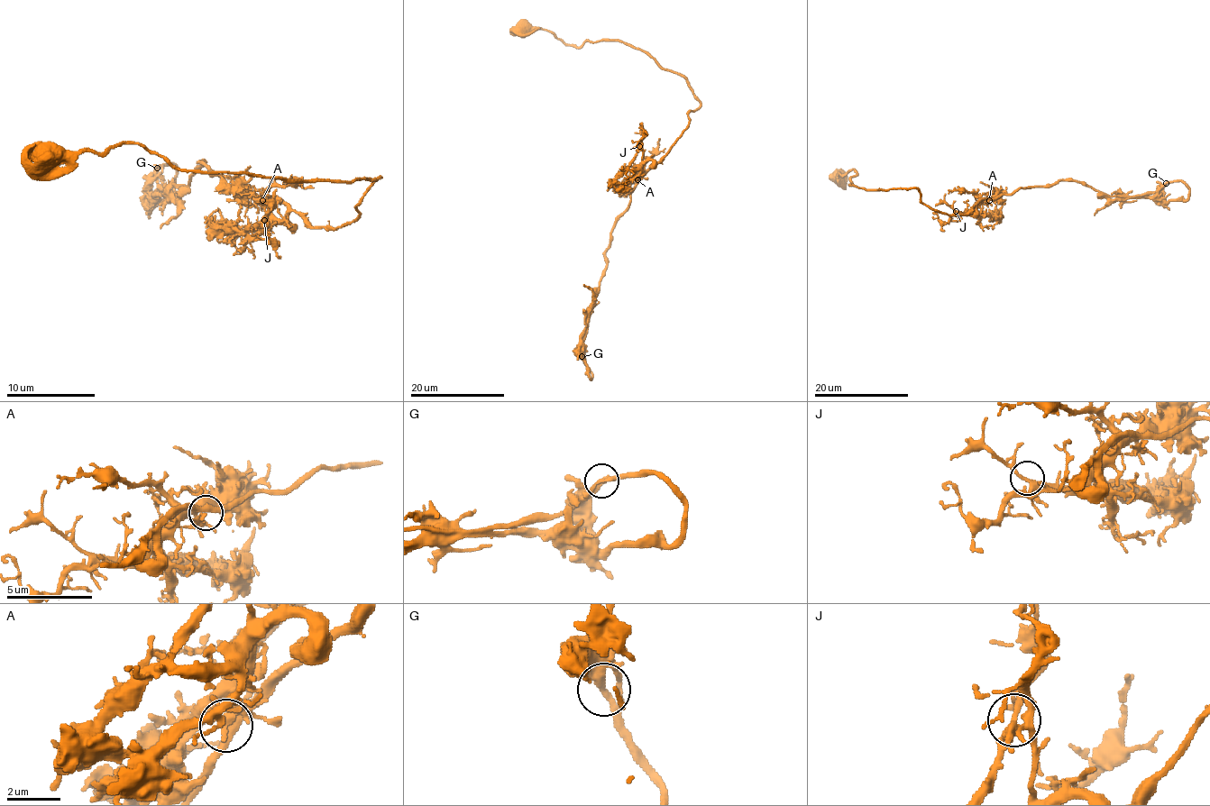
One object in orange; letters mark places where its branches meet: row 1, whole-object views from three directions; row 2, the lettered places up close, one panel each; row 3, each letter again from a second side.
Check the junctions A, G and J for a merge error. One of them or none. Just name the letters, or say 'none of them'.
none of them

